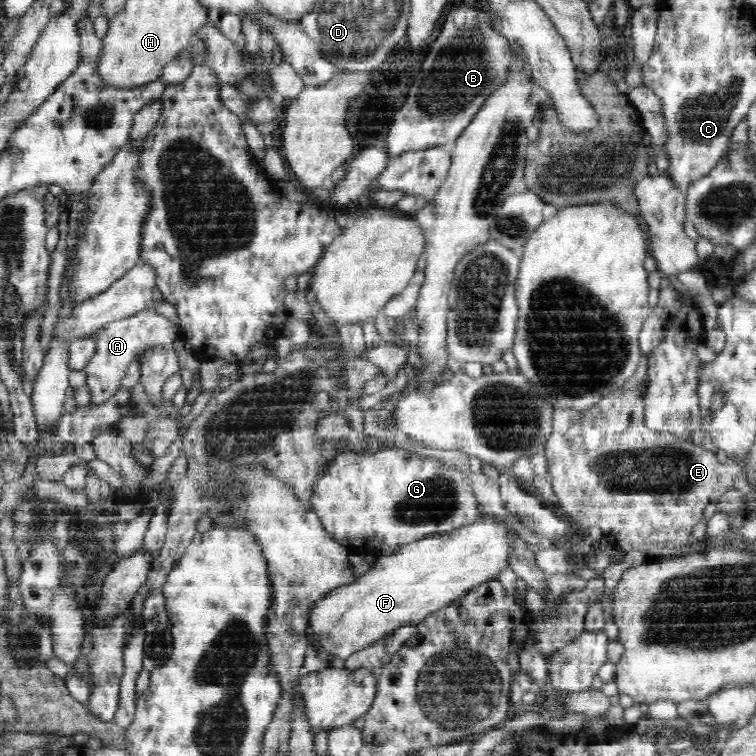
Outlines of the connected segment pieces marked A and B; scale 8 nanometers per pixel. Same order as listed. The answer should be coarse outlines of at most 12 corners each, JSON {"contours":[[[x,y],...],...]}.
{"contours":[[[154,309],[106,324],[85,368],[89,404],[110,400],[143,351],[179,325]],[[446,11],[388,156],[452,146],[513,62],[488,12]]]}

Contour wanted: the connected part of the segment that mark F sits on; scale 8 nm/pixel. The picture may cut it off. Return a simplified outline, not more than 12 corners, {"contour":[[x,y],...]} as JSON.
{"contour":[[492,515],[421,538],[316,600],[345,660],[510,564]]}

